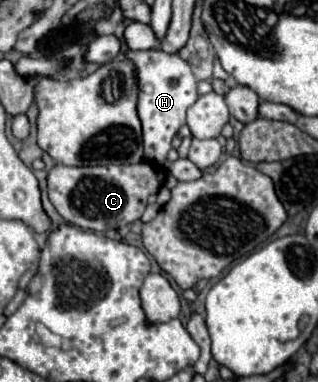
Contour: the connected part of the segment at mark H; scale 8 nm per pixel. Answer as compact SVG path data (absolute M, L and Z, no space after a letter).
M127 51L127 57L137 65L139 75L139 119L143 123L143 145L145 159L163 165L171 149L171 139L177 135L179 127L185 125L185 113L195 103L197 79L187 61L179 55L167 55L165 51Z

